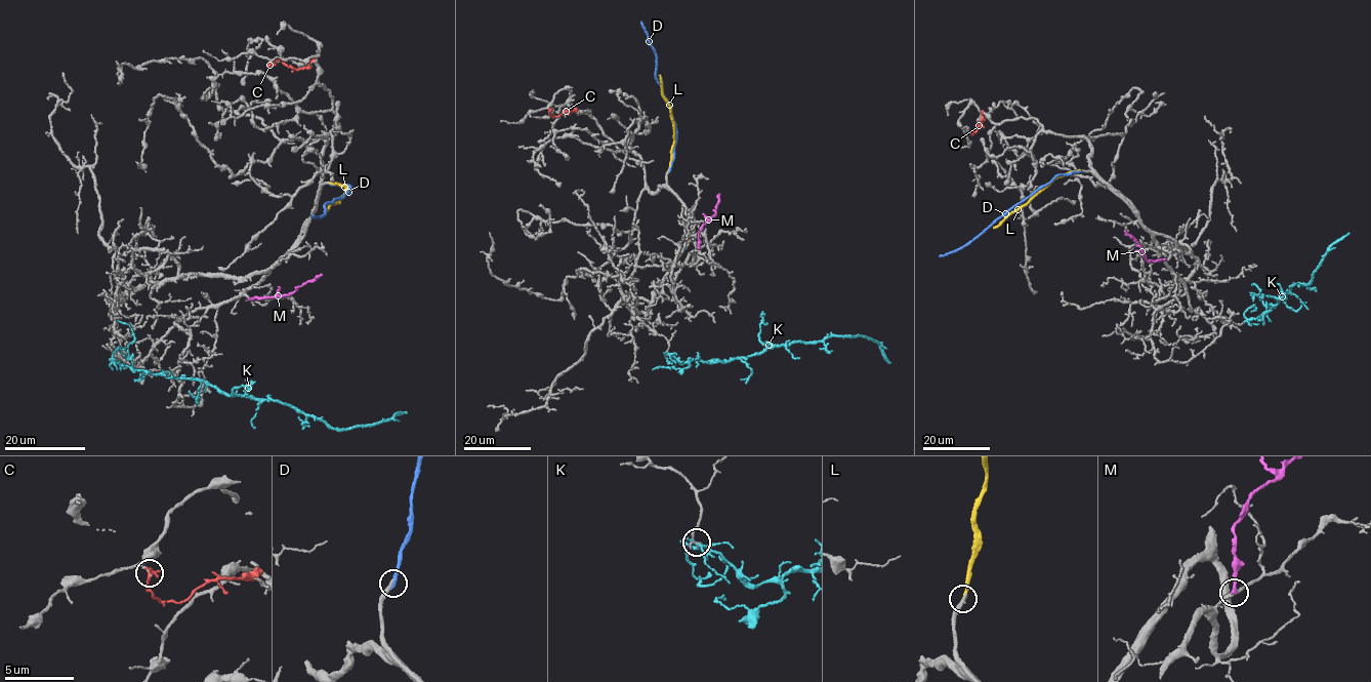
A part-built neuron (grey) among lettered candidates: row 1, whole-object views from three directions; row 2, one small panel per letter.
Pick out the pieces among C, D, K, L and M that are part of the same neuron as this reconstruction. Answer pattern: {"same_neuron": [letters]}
{"same_neuron": ["L"]}

